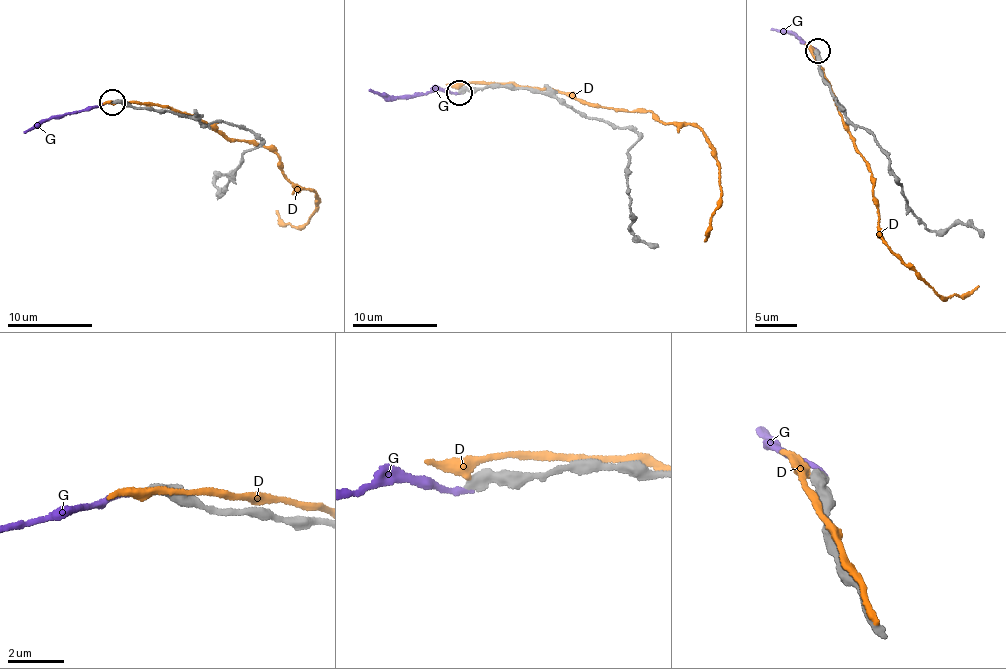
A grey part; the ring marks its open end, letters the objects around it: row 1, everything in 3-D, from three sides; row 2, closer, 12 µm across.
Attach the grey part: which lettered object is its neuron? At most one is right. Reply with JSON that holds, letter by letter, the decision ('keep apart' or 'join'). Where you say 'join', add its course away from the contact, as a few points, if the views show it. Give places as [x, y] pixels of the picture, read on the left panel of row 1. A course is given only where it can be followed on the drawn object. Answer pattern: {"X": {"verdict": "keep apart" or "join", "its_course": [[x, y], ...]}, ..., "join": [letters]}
{"D": {"verdict": "keep apart"}, "G": {"verdict": "join", "its_course": [[112, 101], [49, 117], [24, 133]]}, "join": ["G"]}

